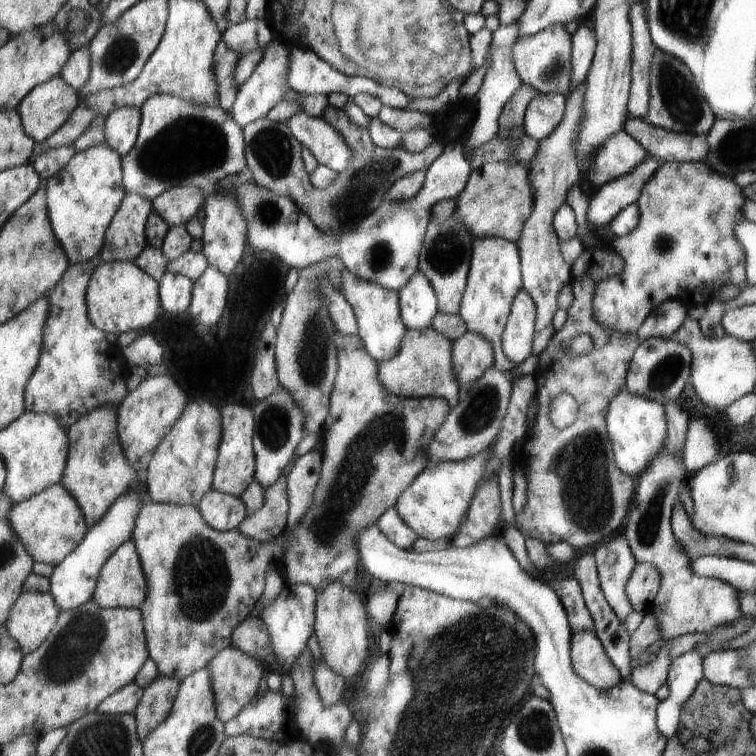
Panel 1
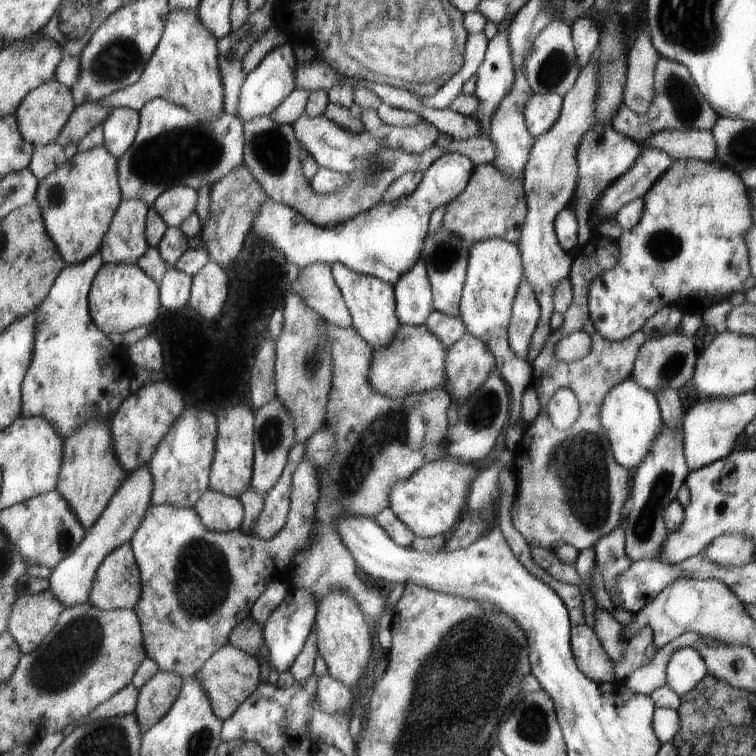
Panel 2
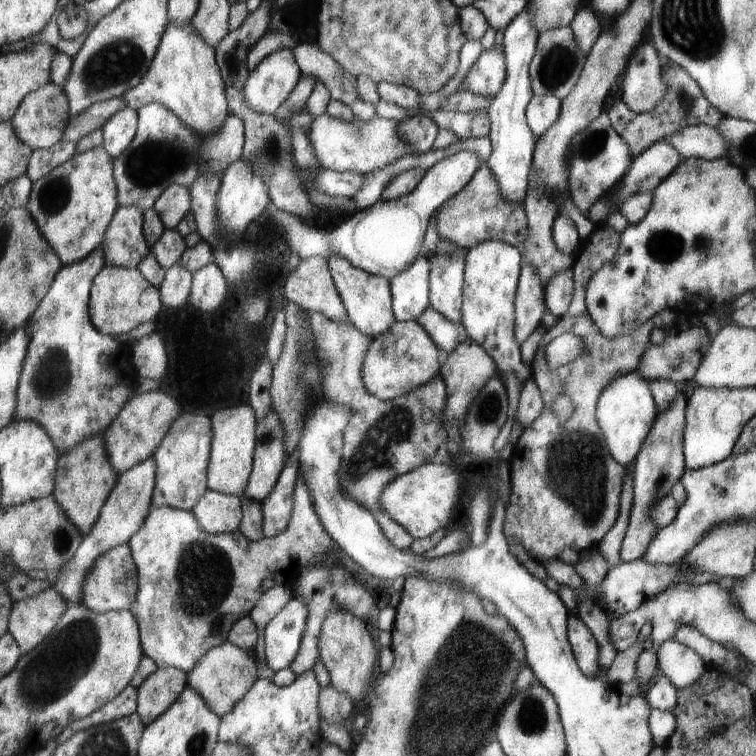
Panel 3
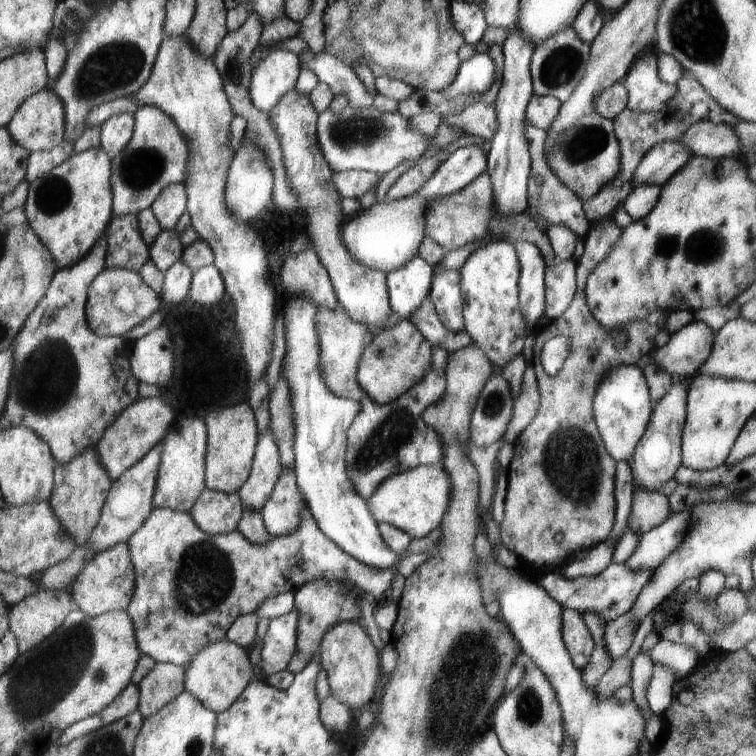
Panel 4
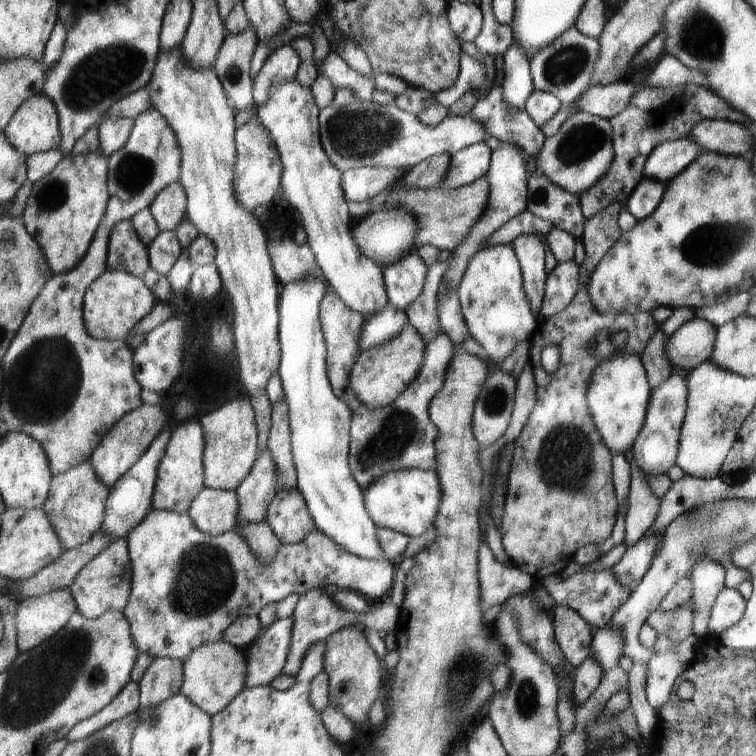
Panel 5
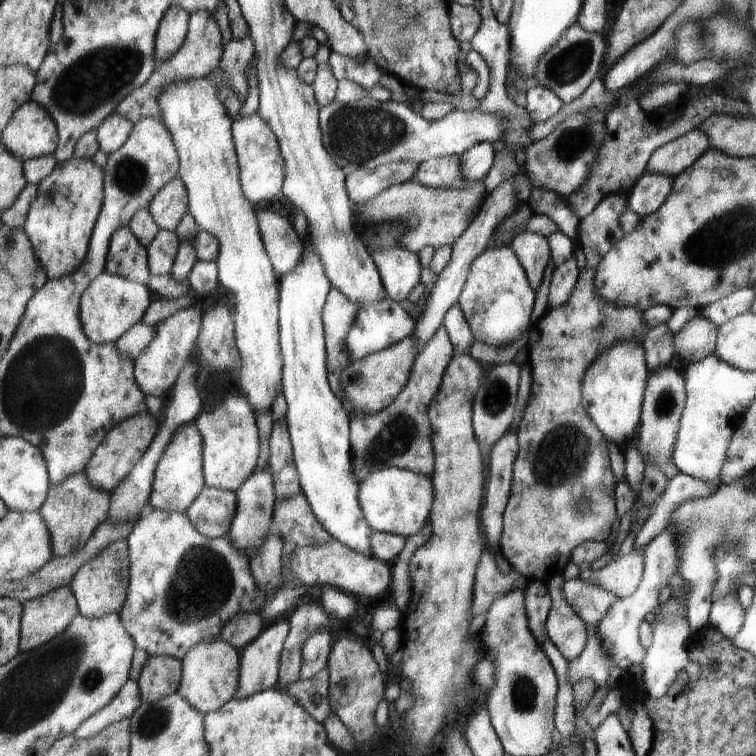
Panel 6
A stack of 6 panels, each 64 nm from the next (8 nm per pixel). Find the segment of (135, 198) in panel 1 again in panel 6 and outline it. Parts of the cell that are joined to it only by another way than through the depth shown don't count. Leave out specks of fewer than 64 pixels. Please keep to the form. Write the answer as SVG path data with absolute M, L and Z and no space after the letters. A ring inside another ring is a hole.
M124 226L115 232L107 260L106 271L109 274L125 276L139 284L145 284L152 274L148 261L148 247L135 236L130 226Z

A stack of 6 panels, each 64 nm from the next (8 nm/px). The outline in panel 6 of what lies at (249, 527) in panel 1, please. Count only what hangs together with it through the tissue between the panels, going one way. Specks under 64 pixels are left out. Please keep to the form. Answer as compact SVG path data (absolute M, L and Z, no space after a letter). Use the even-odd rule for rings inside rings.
M304 493L295 498L285 498L276 504L275 514L273 514L275 531L284 540L295 542L299 547L319 546L329 540L335 540L315 516Z

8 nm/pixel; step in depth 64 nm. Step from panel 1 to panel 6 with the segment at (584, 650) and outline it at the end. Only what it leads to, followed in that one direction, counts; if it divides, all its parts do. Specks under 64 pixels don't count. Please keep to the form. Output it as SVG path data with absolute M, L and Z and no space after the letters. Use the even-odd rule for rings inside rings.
M558 574L547 583L553 606L551 606L546 627L549 638L559 652L567 660L573 660L582 654L583 648L586 648L590 627L571 610L571 605L565 600L565 596L563 596L564 582L565 578L562 574Z

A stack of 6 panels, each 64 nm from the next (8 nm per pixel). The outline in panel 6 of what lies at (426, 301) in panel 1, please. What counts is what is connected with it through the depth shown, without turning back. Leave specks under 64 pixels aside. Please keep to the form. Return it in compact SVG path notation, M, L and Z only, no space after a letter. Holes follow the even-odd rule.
M404 246L387 250L371 248L370 253L382 274L388 296L397 302L407 300L411 290L421 282L423 266L419 256Z

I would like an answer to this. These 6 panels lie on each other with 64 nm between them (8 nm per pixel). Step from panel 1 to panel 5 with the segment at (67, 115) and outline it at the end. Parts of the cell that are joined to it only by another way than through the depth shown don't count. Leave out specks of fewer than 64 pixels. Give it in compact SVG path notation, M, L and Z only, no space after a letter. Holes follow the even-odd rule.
M45 94L30 98L15 112L4 133L27 158L59 148L62 134L57 106Z

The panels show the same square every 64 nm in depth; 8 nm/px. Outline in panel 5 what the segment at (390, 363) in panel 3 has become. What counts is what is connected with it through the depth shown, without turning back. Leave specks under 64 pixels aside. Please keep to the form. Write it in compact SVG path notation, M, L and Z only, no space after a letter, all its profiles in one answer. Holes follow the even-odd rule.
M411 323L407 324L405 330L399 332L395 338L391 338L389 342L375 346L359 355L349 374L351 390L371 410L390 407L399 395L409 388L410 382L419 376L419 370L423 366L425 352L427 352L426 344L427 342L415 326Z

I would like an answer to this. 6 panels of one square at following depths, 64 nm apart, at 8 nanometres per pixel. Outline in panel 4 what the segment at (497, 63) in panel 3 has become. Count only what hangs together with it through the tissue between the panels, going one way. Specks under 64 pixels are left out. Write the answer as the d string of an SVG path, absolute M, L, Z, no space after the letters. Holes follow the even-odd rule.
M489 52L477 53L462 62L458 77L445 90L445 98L455 100L457 96L469 93L484 93L497 80L497 62Z

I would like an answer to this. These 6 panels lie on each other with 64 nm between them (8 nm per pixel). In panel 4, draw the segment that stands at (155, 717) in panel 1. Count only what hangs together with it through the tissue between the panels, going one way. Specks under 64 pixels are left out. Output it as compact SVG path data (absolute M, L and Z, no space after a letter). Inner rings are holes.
M171 662L156 663L140 686L139 711L149 718L186 691L186 669Z

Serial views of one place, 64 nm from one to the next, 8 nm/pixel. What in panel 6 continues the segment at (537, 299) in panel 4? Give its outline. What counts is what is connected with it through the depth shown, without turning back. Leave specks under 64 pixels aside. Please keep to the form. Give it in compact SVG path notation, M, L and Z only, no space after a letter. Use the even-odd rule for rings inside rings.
M525 231L513 240L511 248L515 254L518 254L523 268L531 280L531 286L536 289L545 276L549 260L552 260L549 238L538 233Z

